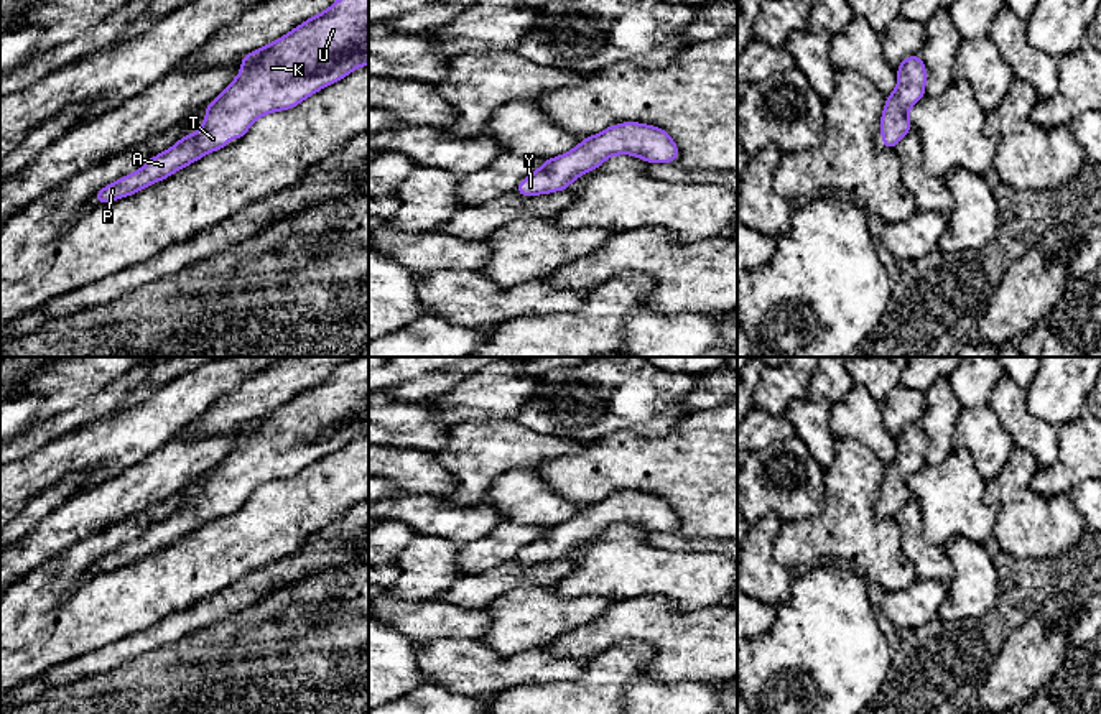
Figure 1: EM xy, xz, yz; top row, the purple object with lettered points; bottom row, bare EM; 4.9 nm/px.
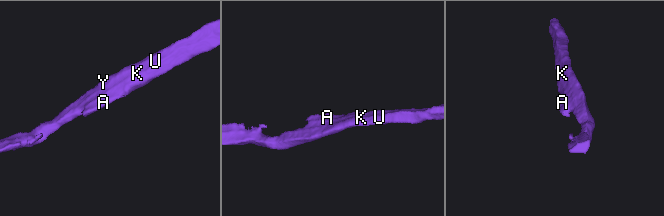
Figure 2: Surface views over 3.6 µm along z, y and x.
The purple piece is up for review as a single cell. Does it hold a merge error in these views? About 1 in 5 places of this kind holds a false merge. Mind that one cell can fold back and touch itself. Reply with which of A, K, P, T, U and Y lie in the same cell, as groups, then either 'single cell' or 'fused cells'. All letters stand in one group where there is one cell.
groups A K P T U Y; single cell

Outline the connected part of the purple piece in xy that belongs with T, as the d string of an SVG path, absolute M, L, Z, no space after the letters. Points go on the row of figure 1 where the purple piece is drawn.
M336 0L288 35L242 56L240 63L237 77L206 105L204 123L196 133L184 135L166 151L151 156L138 171L104 186L94 194L94 204L123 199L166 179L199 158L230 146L229 135L235 141L244 138L260 117L293 109L318 90L369 64L369 0Z

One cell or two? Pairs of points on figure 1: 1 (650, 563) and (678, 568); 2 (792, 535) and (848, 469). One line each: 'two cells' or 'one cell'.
1: one cell
2: one cell

